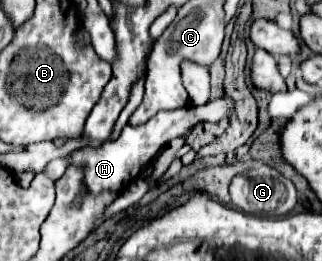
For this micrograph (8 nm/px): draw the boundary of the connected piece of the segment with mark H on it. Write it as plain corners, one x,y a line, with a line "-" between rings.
220,96
204,106
184,106
178,110
162,110
156,116
152,116
148,122
140,124
140,126
132,126
126,124
118,136
118,140
114,142
106,142
102,146
84,146
78,150
72,150
66,156
68,166
78,166
84,174
82,186
84,192
72,202
74,208
82,206
82,198
84,194
90,196
100,196
102,192
110,192
112,196
120,196
120,192
128,186
128,182
132,182
134,172
142,172
144,166
148,166
158,154
160,150
168,144
168,140
174,140
178,136
184,136
186,132
190,132
198,122
220,122
222,118
230,118
234,112
234,100
230,96

